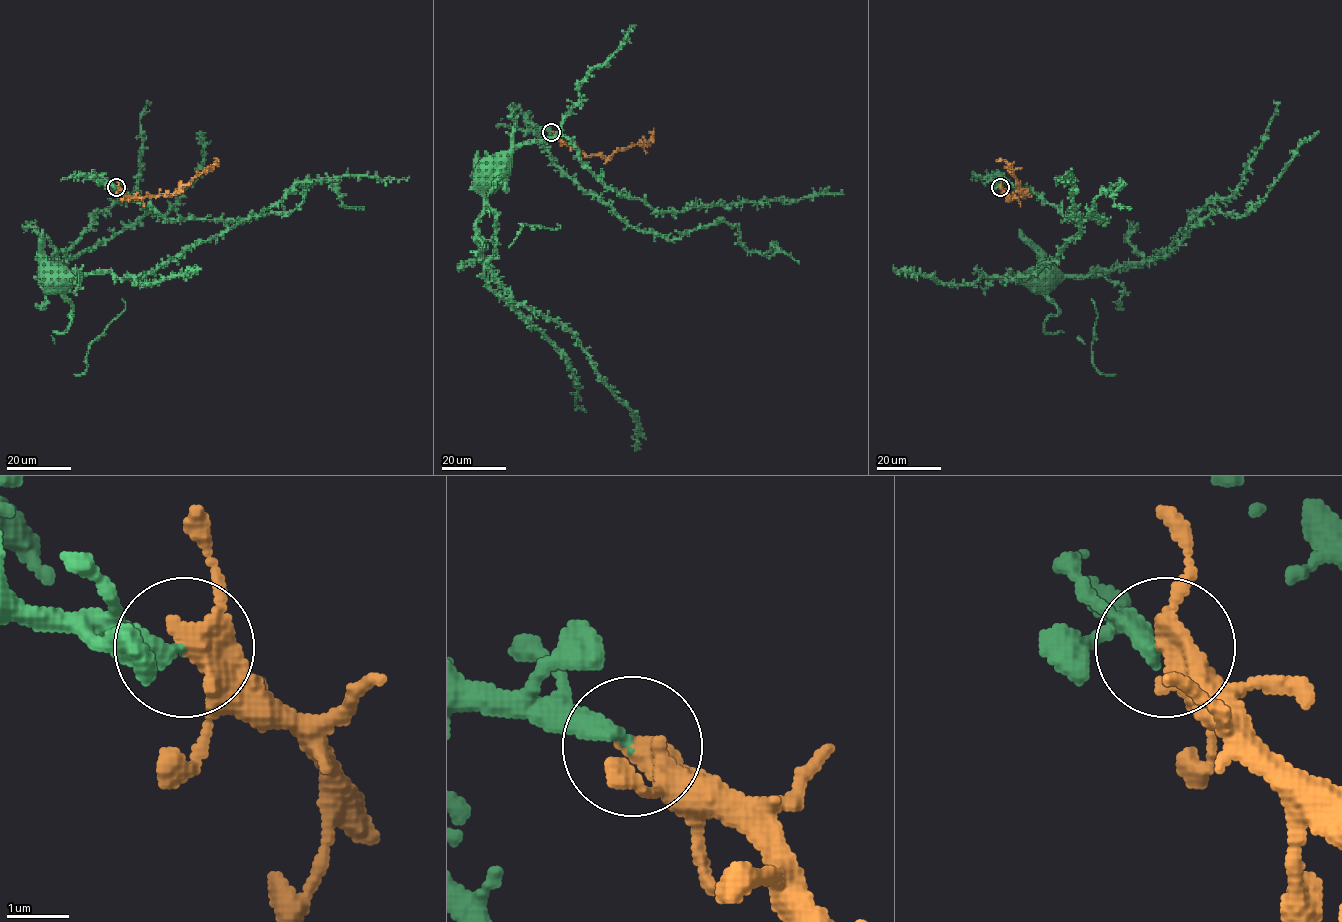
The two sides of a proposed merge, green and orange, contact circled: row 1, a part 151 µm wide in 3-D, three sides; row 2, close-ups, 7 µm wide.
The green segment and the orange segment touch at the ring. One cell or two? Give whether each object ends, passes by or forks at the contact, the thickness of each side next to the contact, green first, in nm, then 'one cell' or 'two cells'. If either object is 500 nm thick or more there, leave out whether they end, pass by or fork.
green ends; orange passes by; calibres 300 and 380 nm; one cell

